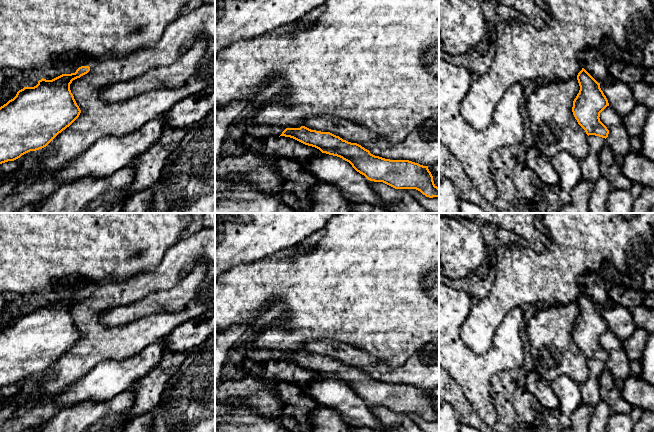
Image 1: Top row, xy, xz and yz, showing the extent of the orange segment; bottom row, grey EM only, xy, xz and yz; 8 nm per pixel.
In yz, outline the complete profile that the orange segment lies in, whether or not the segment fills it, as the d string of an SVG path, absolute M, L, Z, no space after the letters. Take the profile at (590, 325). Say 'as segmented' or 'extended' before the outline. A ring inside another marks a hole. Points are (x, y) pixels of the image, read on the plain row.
as segmented; M584 292L578 297L579 317L573 325L572 336L586 358L607 362L609 354L600 345L600 337L609 330L598 307Z

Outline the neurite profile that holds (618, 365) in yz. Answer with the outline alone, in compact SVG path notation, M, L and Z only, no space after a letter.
M607 330L599 342L609 354L606 368L611 373L615 386L621 391L631 376L631 364L624 351L623 342L611 330Z

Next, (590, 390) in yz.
M589 359L588 368L589 376L588 379L580 385L580 392L582 395L582 403L594 408L601 400L599 380L601 373L606 368L606 363L595 359Z

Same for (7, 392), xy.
M21 380L14 385L8 385L0 388L0 409L6 406L10 398L21 393L24 383L25 382Z

